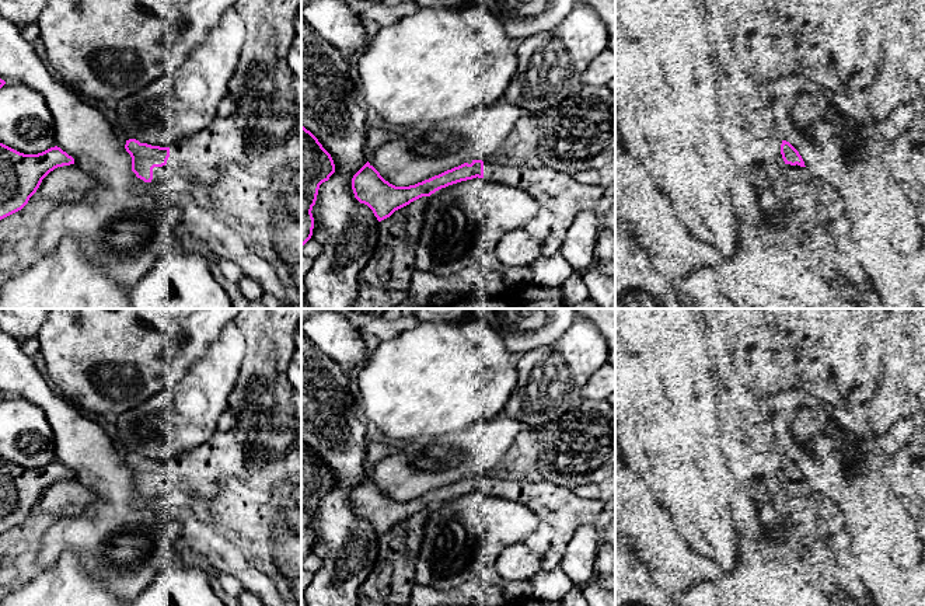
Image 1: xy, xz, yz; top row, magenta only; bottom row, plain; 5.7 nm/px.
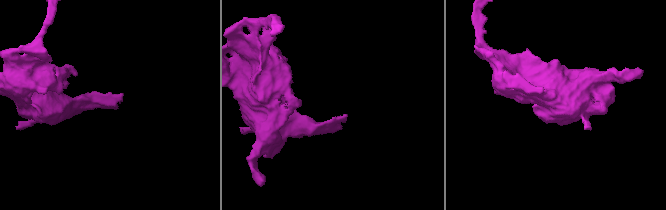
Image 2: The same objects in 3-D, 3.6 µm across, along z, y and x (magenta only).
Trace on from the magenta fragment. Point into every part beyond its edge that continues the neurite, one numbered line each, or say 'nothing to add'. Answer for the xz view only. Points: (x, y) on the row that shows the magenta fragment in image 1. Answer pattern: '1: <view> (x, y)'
1: xz (561, 194)

